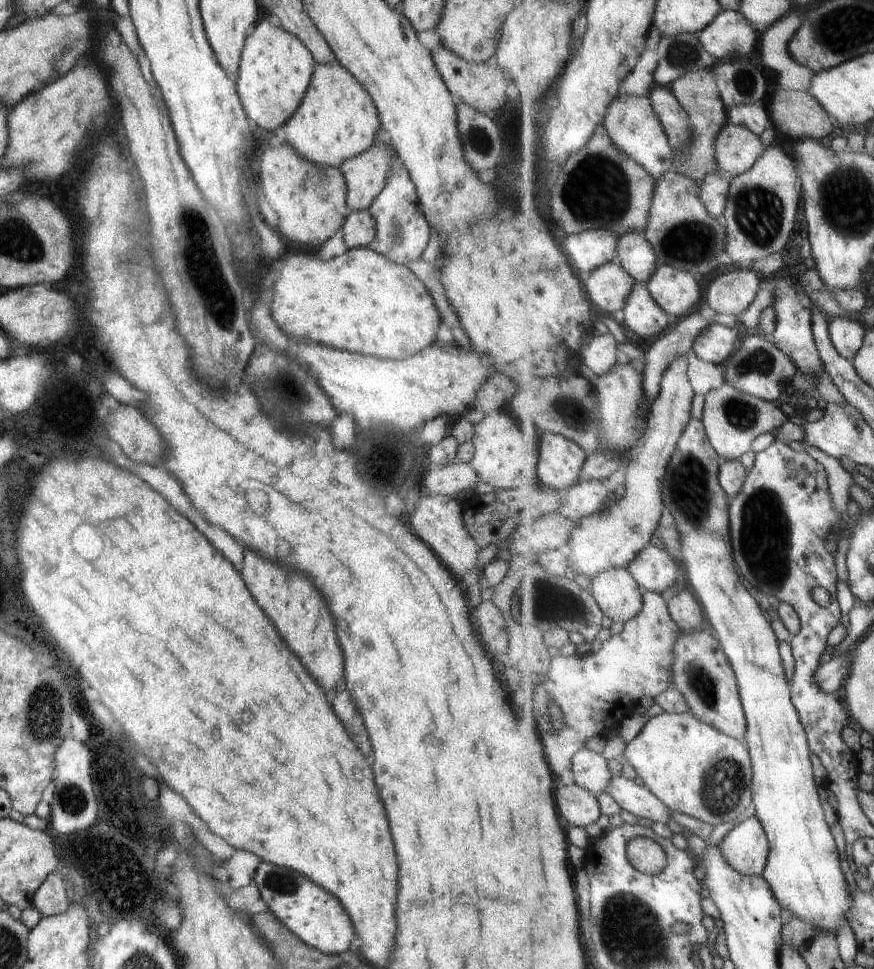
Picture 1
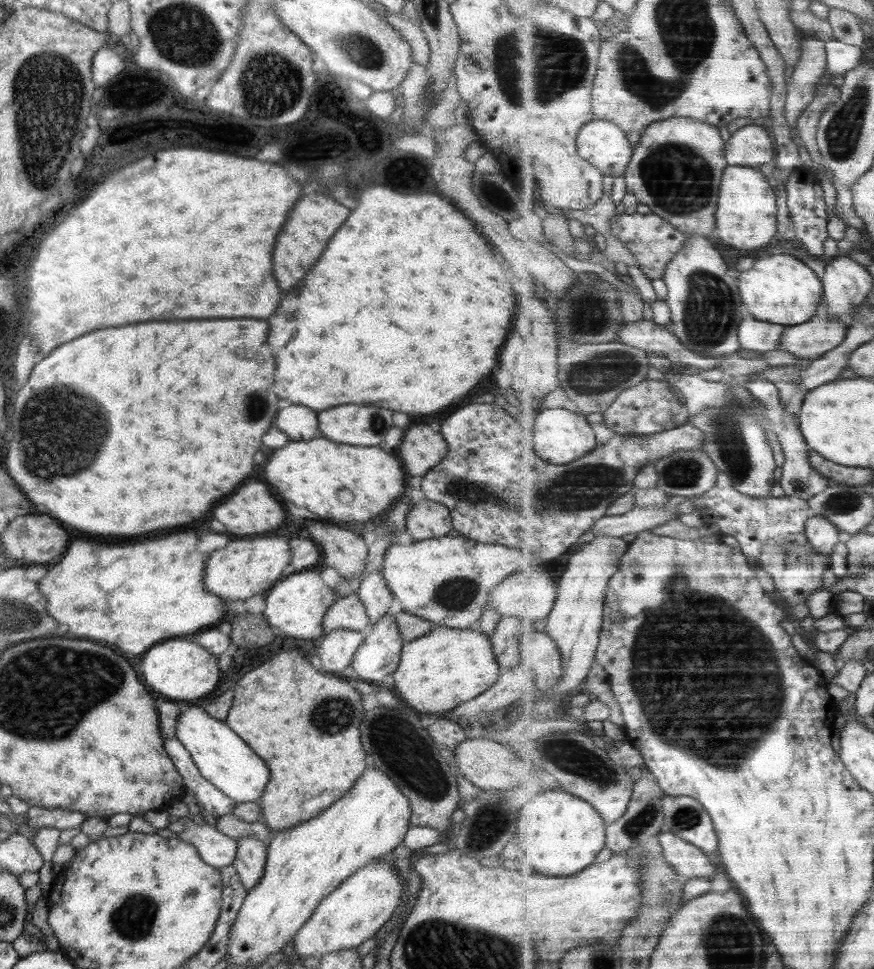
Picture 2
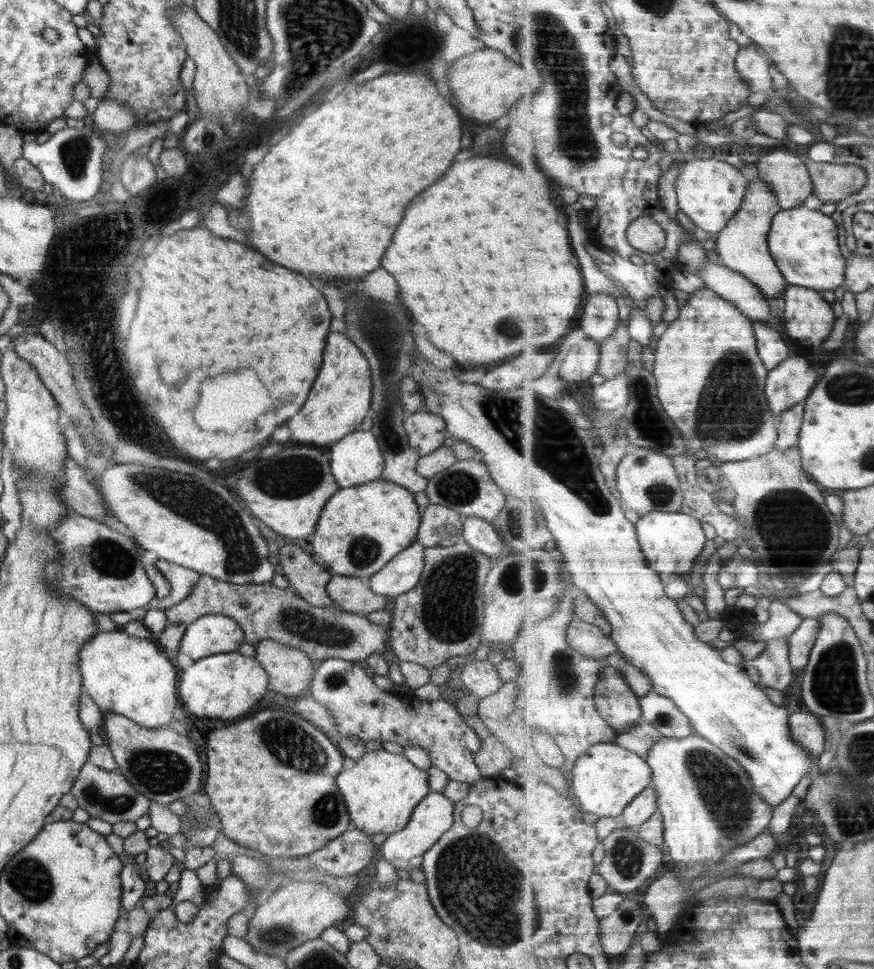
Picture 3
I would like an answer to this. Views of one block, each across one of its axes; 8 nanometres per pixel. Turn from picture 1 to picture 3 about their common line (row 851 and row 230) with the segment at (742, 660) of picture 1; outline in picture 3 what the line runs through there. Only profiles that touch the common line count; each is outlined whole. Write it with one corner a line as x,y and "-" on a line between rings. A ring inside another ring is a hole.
802,207
783,210
776,216
769,242
780,270
787,282
818,291
834,291
846,287
848,259
842,254
838,240
840,230
832,215

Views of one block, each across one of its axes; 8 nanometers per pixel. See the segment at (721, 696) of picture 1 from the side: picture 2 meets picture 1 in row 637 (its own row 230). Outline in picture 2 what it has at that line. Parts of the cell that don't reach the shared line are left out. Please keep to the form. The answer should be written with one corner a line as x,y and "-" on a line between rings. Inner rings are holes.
672,117
652,123
652,126
641,135
641,140
635,148
635,156
627,171
631,179
627,193
634,194
640,202
650,207
654,214
662,216
666,222
682,232
716,236
721,188
728,168
727,141
720,127
692,117

